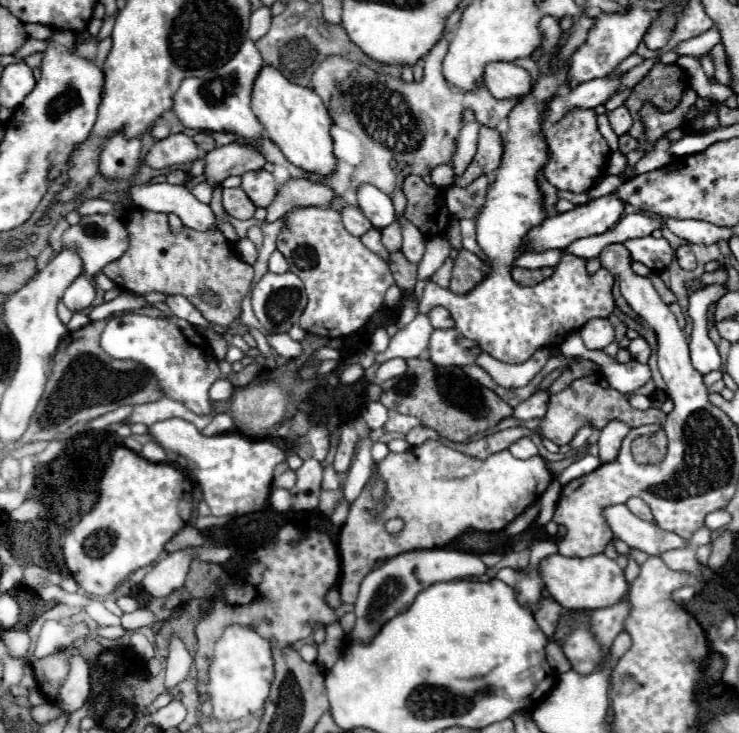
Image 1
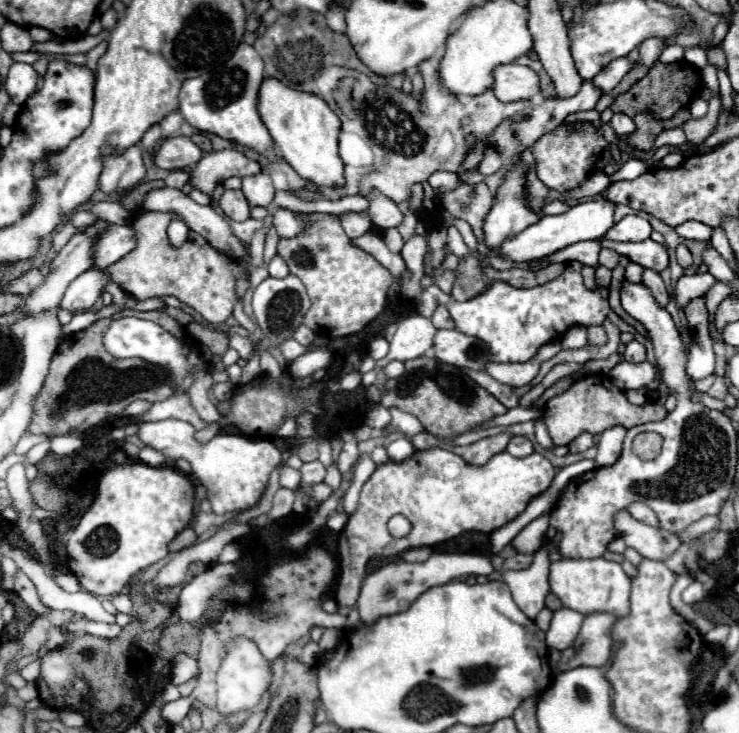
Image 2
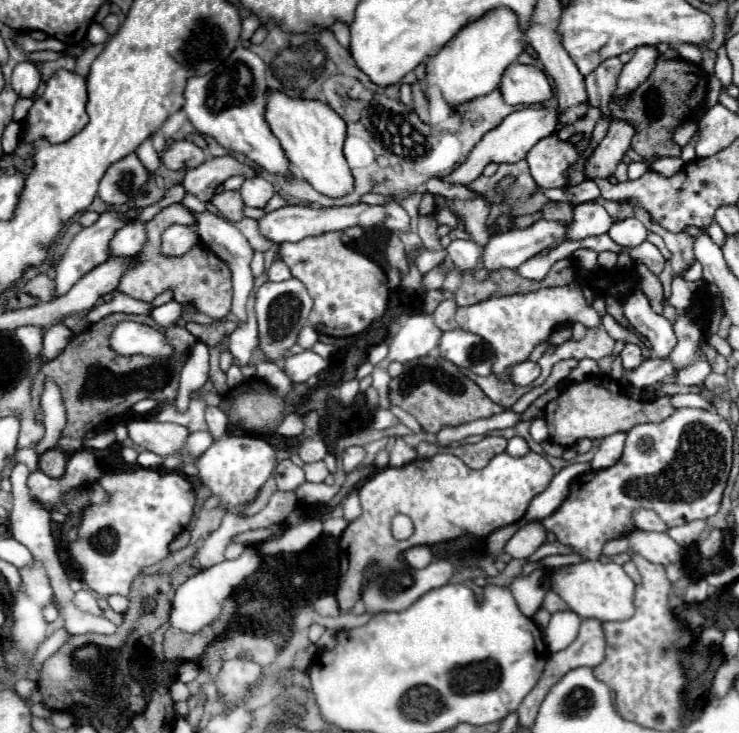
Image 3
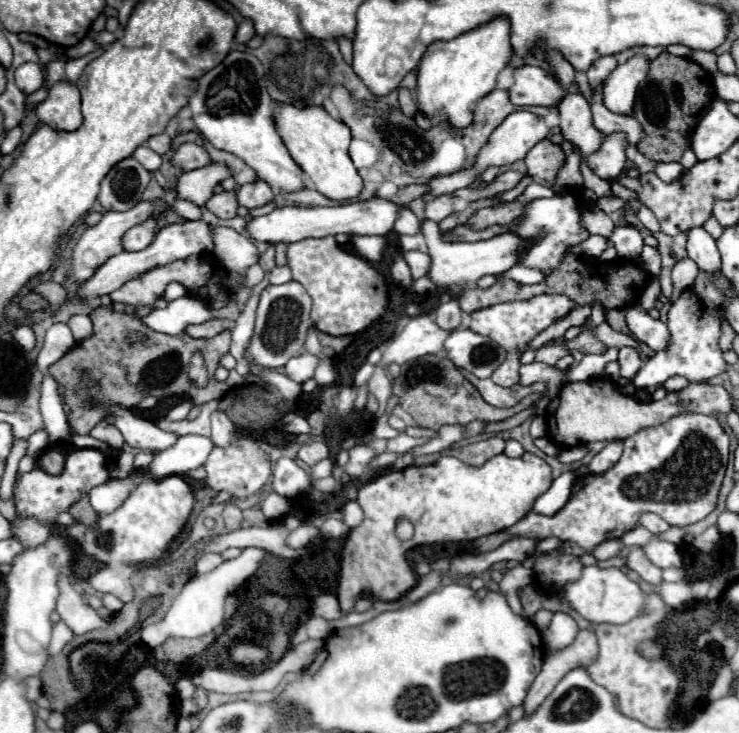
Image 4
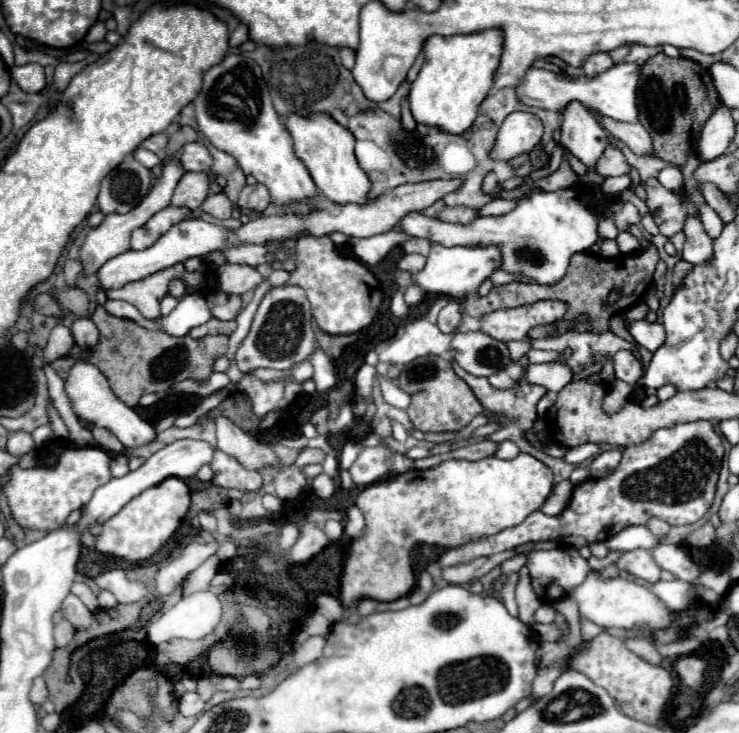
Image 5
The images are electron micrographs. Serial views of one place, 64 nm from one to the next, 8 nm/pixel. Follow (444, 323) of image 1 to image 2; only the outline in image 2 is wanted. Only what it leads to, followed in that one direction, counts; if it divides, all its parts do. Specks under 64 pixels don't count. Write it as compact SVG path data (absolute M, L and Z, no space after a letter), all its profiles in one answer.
M444 306L436 308L436 312L432 314L432 324L436 328L454 328L454 320L450 318L450 314L448 314L448 310Z

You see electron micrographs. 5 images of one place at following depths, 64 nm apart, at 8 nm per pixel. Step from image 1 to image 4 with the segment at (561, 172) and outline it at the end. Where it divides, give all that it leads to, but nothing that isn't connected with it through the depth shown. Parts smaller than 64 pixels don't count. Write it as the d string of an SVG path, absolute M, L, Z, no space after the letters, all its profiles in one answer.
M548 138L538 142L524 158L528 166L528 174L534 178L534 182L542 186L552 186L560 168L566 162L564 150L558 144L552 144Z

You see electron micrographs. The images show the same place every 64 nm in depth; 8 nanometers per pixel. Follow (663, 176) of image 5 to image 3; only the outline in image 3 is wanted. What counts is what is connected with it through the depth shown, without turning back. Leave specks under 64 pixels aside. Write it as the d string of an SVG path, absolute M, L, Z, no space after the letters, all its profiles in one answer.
M668 156L668 158L658 158L658 160L652 162L652 170L660 172L660 174L664 174L664 176L676 174L682 166L684 166L682 158L672 158L672 156Z

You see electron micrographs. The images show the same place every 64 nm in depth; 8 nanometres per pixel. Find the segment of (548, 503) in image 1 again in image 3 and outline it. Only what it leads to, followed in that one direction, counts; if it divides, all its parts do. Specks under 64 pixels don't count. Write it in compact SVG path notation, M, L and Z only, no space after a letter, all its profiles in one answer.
M540 520L528 522L522 526L506 544L504 552L508 552L512 558L528 558L532 556L542 544L546 542L546 530Z

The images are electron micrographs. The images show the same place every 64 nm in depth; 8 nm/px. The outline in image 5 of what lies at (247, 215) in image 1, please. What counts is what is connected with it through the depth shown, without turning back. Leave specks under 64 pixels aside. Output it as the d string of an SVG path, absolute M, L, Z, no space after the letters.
M218 192L218 194L210 194L204 200L202 210L212 214L214 218L230 218L232 210L234 210L234 204L228 200L228 196L224 192Z

